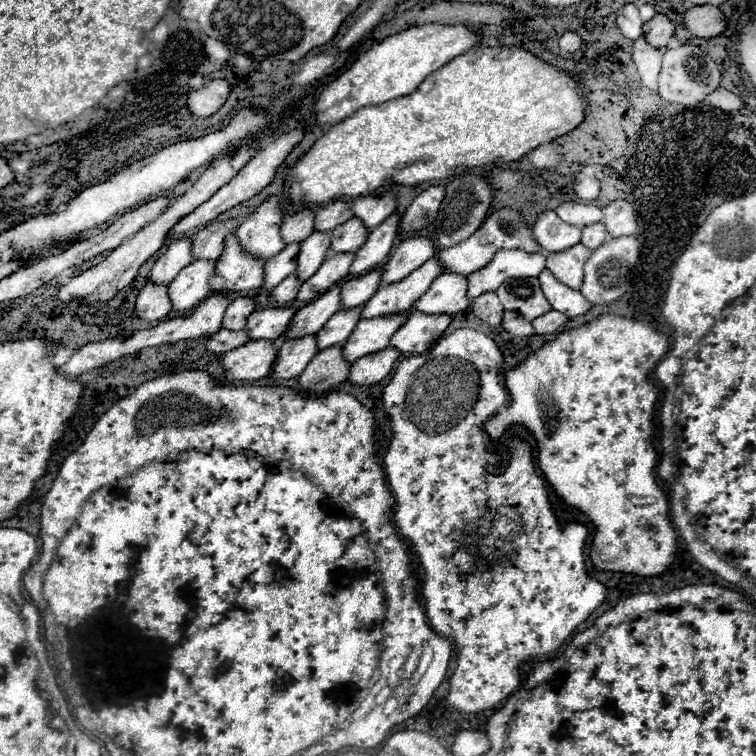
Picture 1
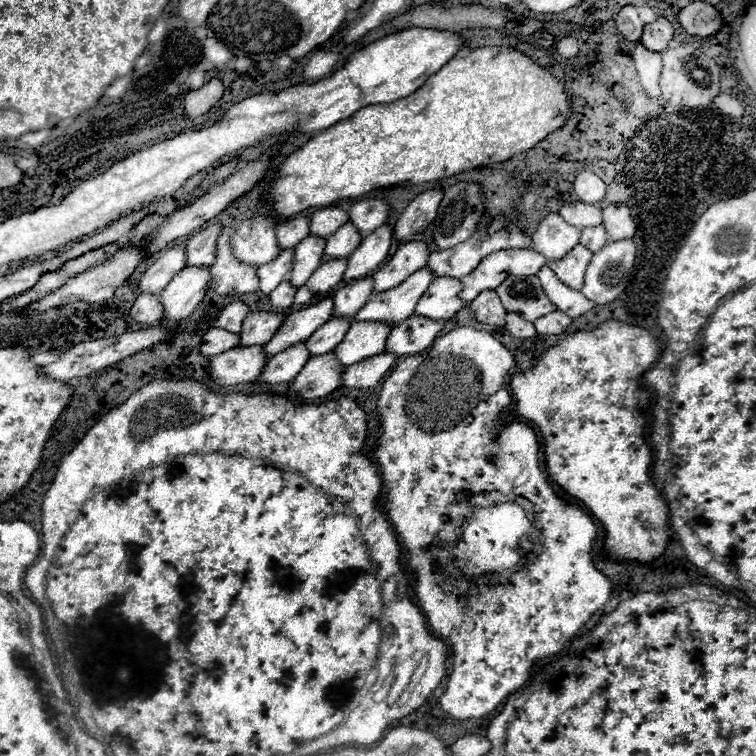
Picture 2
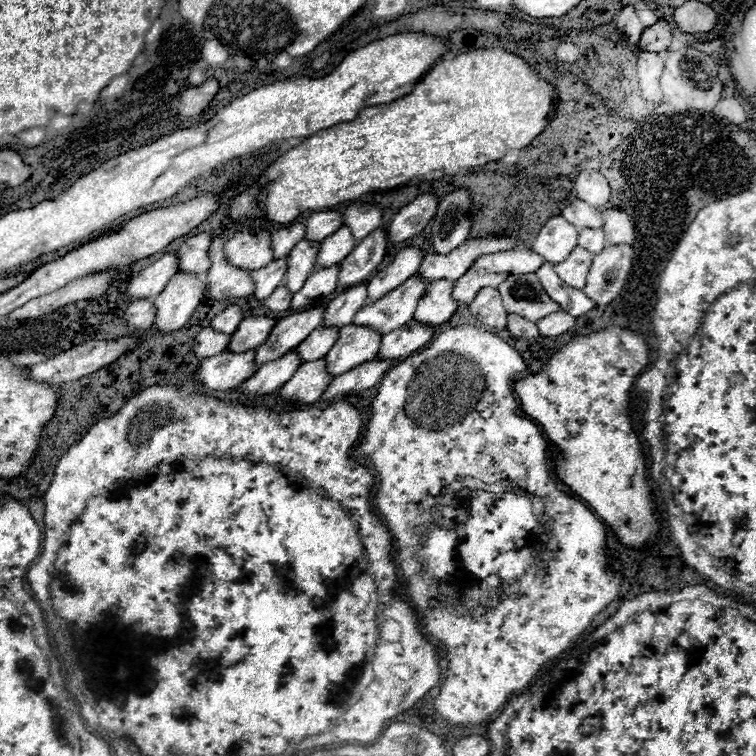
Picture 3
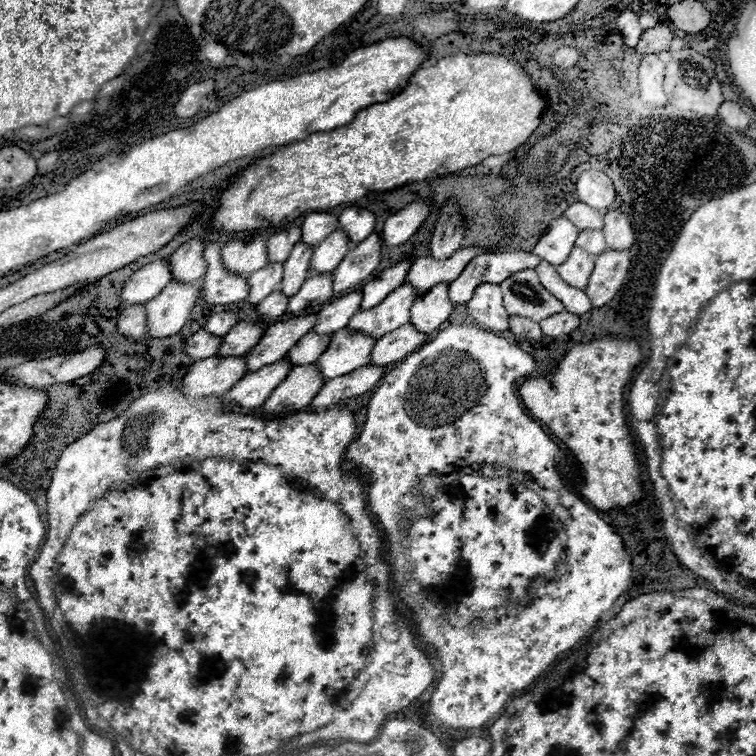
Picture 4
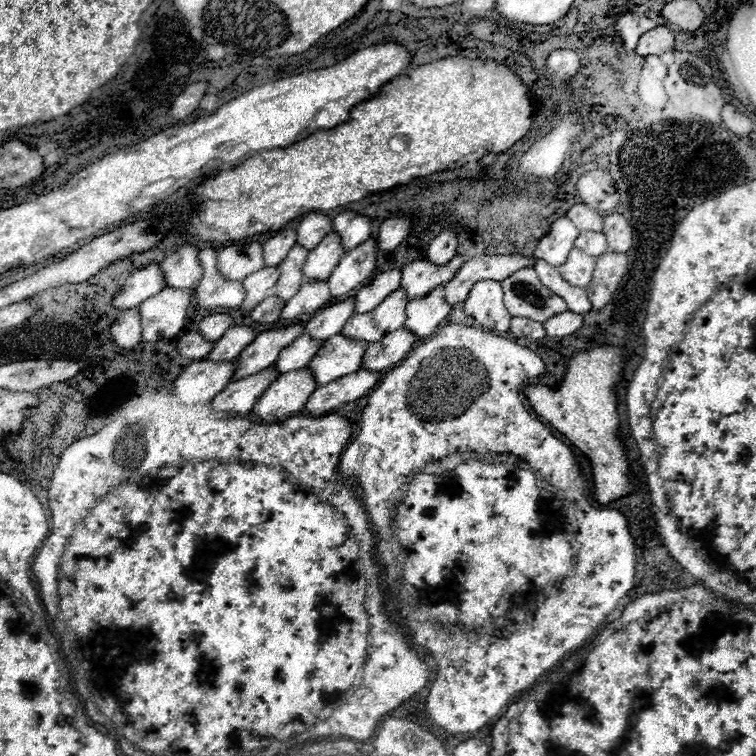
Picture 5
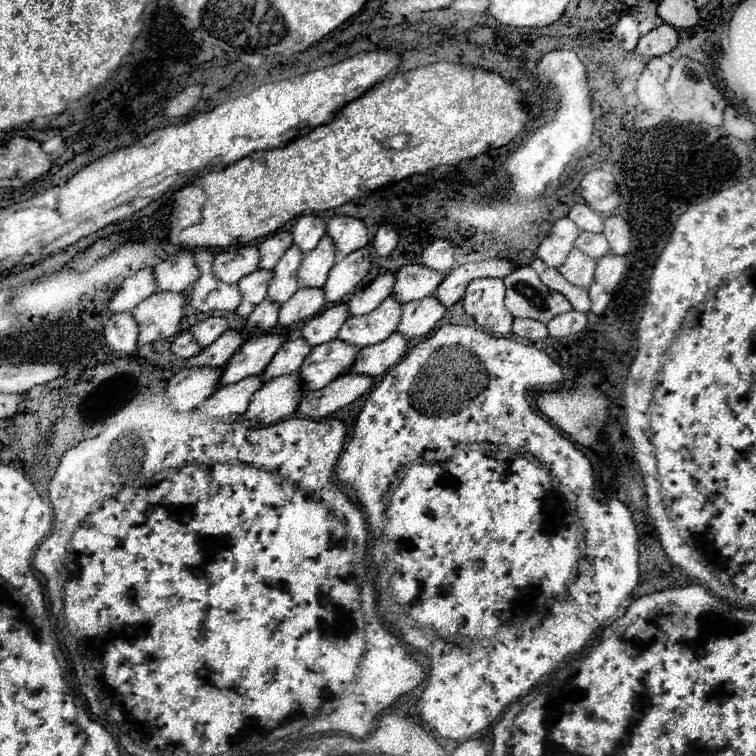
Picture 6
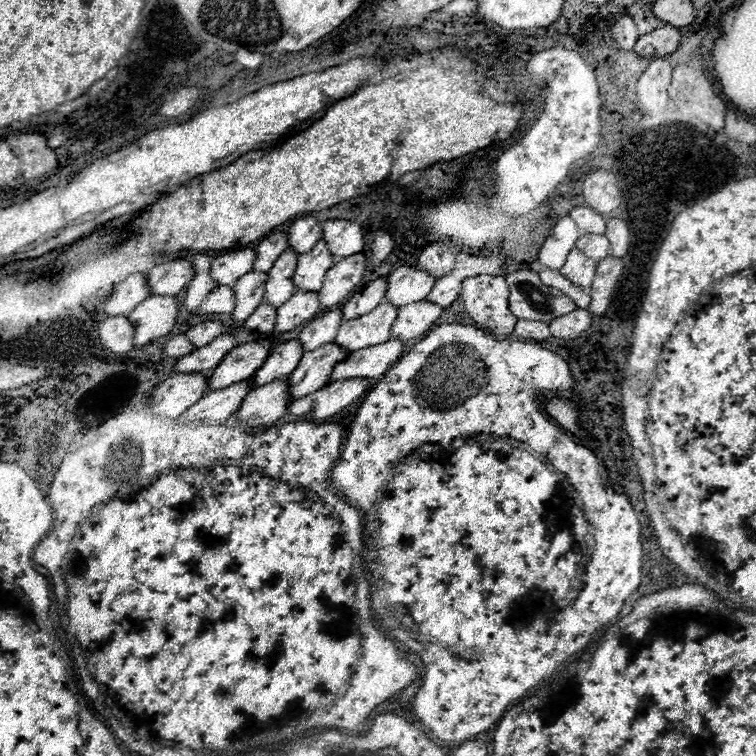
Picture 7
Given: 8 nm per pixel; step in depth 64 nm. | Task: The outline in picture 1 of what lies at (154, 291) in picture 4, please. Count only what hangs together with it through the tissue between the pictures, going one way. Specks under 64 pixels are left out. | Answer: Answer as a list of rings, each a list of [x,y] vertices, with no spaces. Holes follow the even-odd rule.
[[[180,238],[166,246],[166,252],[156,260],[150,278],[158,284],[170,284],[178,272],[192,262],[192,238]]]

